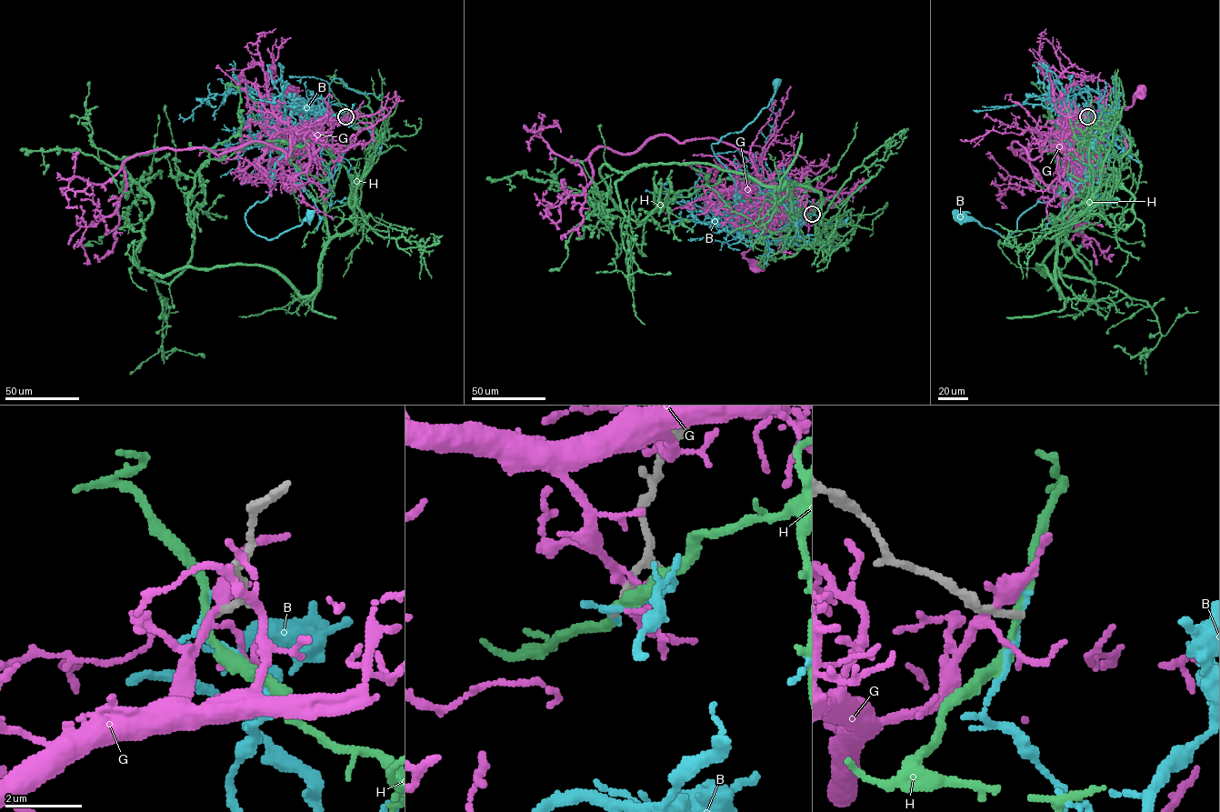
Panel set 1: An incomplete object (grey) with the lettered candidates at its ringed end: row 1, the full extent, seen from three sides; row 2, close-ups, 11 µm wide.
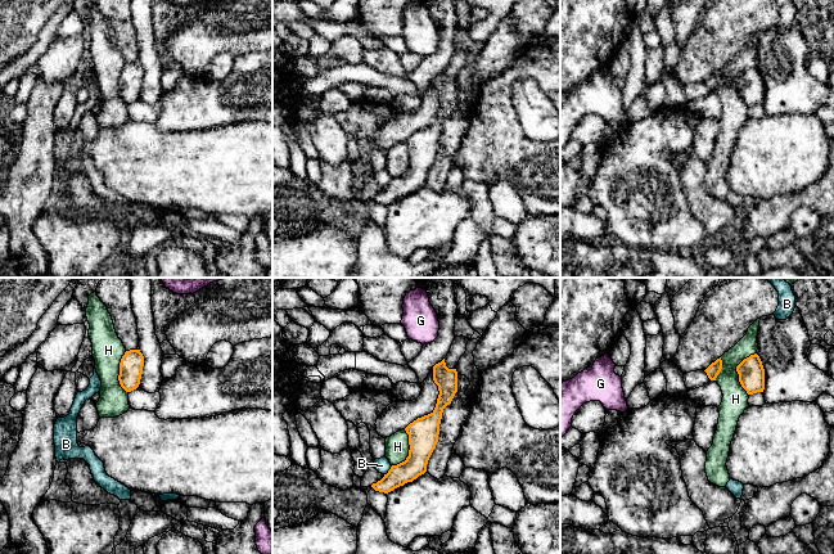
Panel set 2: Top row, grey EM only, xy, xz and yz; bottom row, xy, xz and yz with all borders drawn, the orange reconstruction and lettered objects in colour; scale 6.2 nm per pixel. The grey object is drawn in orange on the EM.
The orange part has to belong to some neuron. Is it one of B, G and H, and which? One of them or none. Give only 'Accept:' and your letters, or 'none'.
Accept: none

